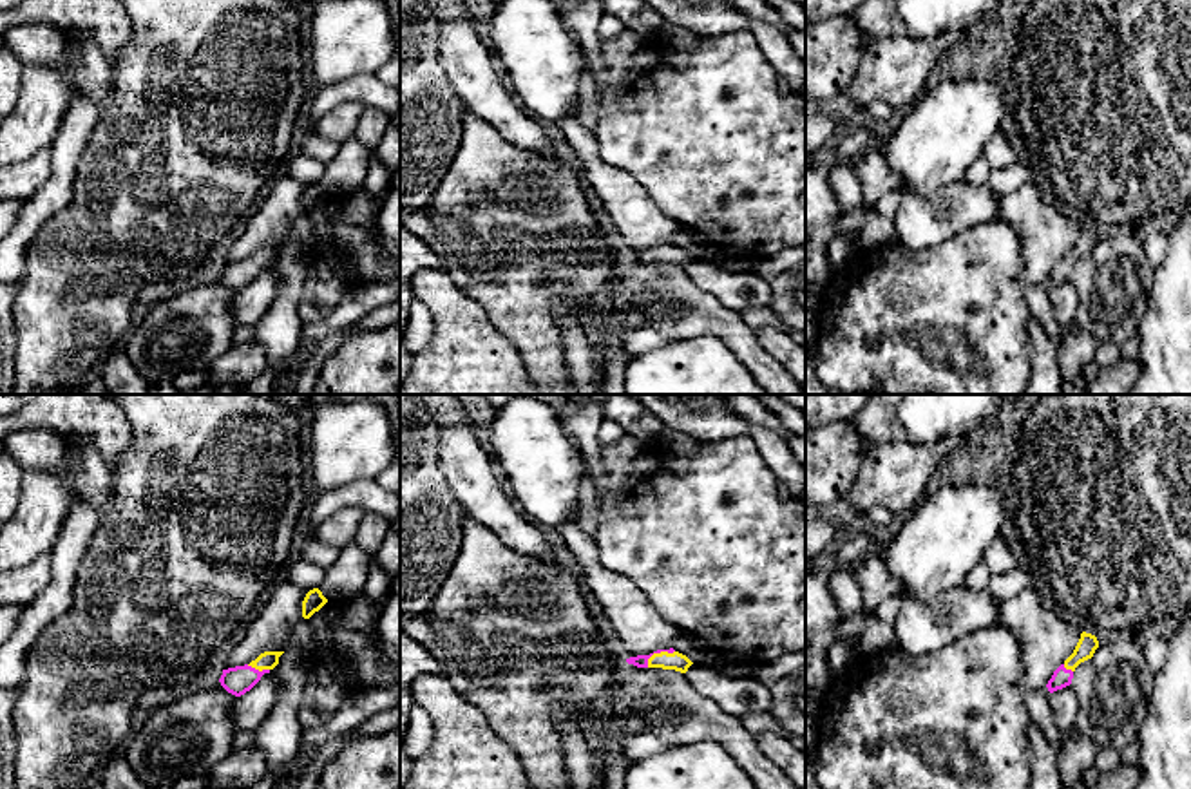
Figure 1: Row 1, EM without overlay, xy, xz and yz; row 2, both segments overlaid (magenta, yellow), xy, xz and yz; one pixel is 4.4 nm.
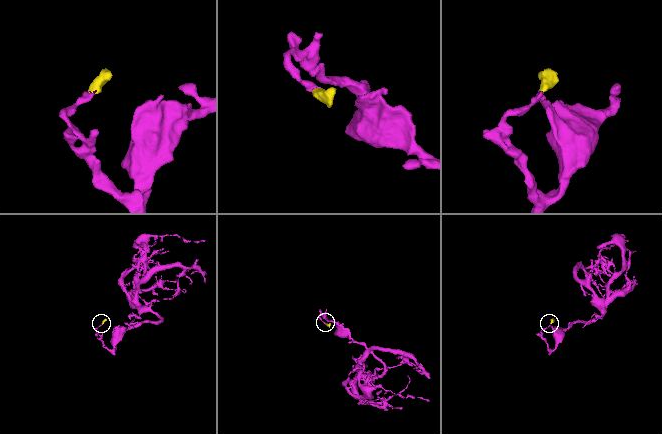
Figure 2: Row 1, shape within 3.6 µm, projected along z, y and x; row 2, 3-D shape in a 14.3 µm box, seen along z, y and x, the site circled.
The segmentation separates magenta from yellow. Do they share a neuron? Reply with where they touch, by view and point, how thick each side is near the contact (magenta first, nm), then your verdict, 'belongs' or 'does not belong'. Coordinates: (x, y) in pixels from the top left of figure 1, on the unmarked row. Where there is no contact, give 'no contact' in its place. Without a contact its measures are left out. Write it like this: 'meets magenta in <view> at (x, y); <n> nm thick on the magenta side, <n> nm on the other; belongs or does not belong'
meets magenta in xz at (657, 247); 60 nm thick on the magenta side, 80 nm on the other; belongs

